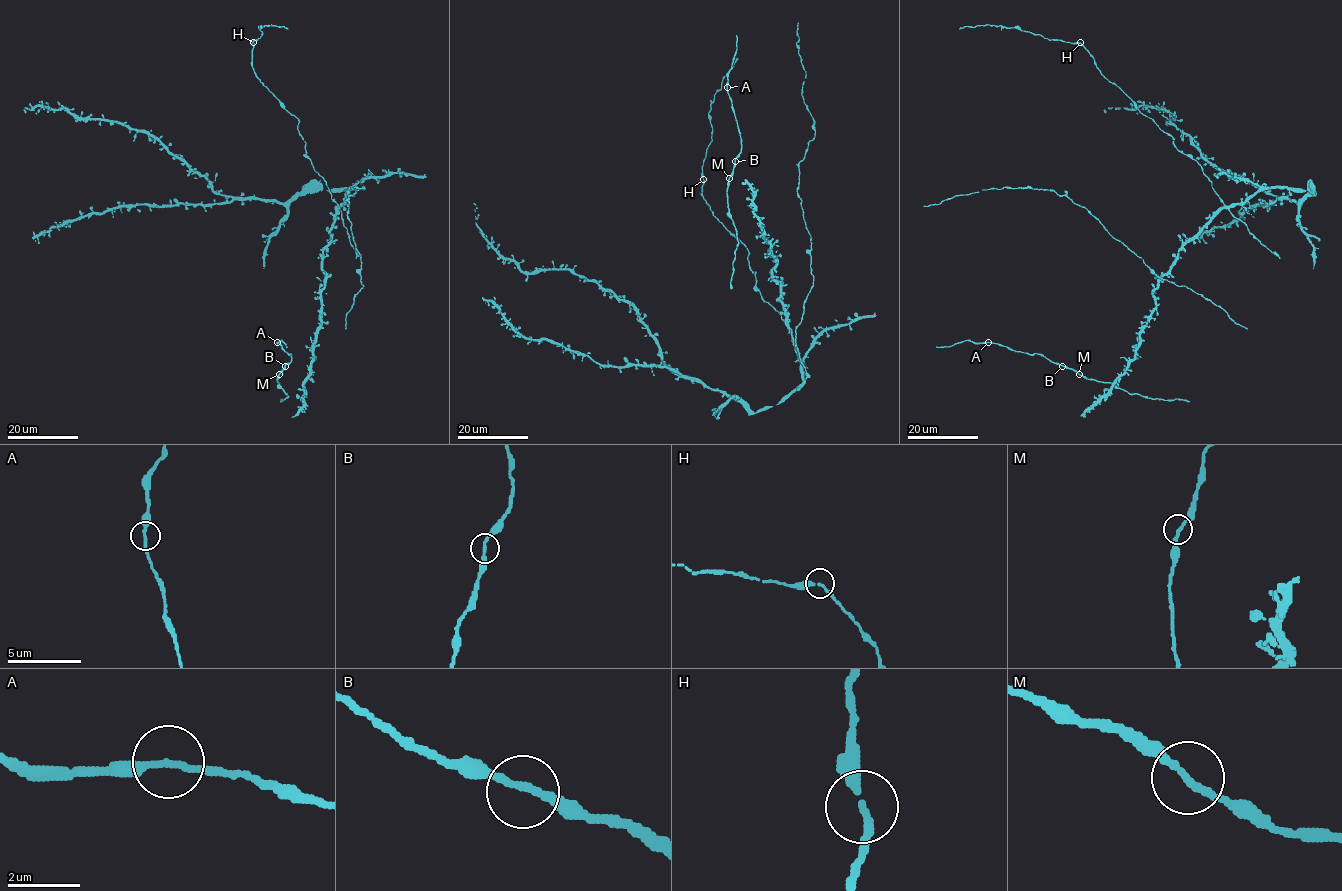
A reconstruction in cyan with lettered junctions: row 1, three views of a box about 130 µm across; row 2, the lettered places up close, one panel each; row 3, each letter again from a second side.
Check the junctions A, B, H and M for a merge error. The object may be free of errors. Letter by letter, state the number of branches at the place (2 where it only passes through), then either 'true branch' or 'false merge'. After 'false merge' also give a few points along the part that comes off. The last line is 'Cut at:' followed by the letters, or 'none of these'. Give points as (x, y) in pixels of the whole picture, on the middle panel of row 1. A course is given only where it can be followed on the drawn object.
A: branches 2; true branch
B: branches 2; true branch
H: branches 2; true branch
M: branches 2; true branch
Cut at: none of these

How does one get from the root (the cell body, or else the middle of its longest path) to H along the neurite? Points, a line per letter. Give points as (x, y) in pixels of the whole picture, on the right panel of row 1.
H: (1259, 190), (1241, 204), (1226, 206), (1201, 166), (1179, 151), (1173, 138), (1101, 73), (1094, 58), (1080, 42)

